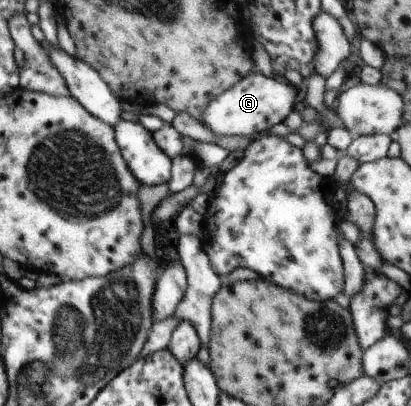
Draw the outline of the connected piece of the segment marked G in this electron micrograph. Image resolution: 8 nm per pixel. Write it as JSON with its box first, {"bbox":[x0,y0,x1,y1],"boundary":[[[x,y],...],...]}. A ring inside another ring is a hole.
{"bbox":[199,66,299,136],"boundary":[[[254,66],[246,78],[214,98],[204,108],[204,114],[199,120],[215,135],[255,136],[276,124],[284,123],[288,114],[294,111],[299,96],[297,88],[285,79],[268,78]]]}

